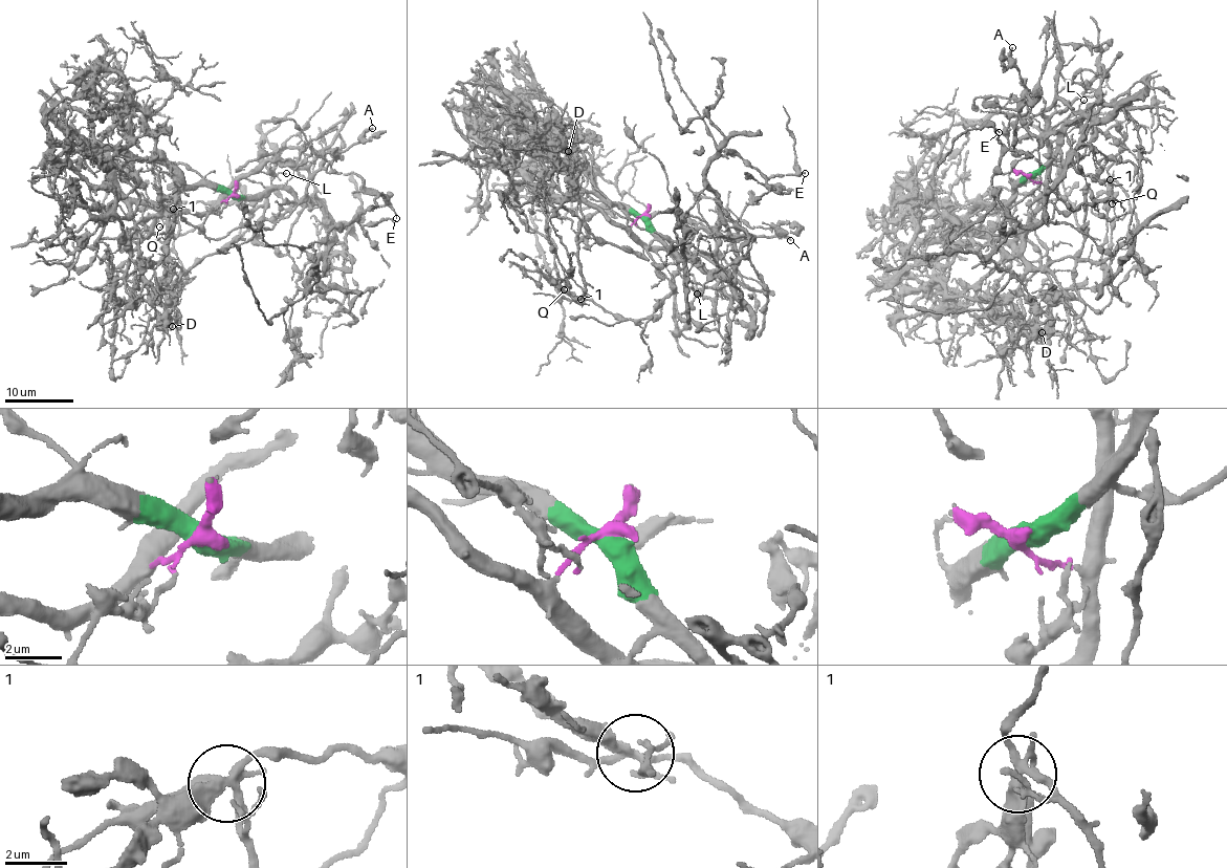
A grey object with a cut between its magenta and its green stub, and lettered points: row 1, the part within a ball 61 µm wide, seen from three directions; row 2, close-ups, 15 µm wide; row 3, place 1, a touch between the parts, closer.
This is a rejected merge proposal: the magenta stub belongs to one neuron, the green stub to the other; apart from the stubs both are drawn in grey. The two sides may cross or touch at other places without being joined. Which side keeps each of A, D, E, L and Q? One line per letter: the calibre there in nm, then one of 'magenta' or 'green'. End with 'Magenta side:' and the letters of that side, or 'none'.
A: calibre 240 nm; green
D: calibre 220 nm; magenta
E: calibre 120 nm; green
L: calibre 120 nm; magenta
Q: calibre 130 nm; green
Magenta side: D, L

